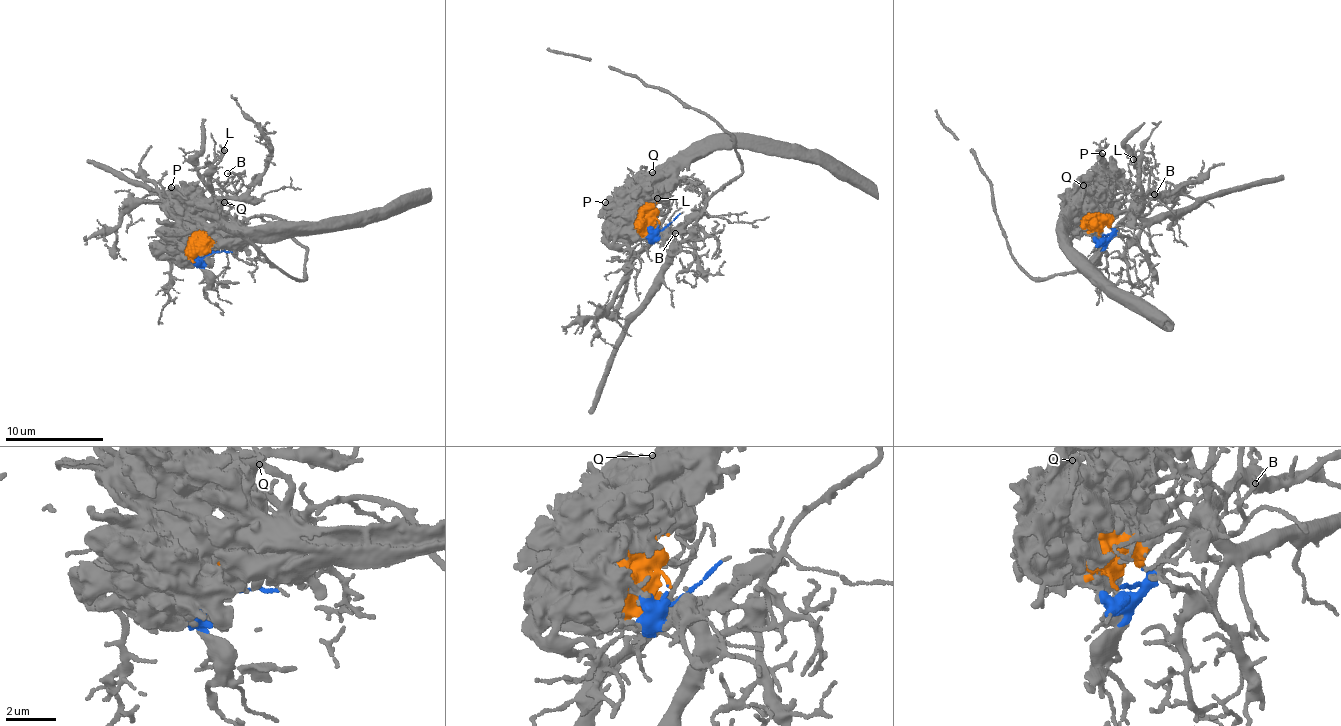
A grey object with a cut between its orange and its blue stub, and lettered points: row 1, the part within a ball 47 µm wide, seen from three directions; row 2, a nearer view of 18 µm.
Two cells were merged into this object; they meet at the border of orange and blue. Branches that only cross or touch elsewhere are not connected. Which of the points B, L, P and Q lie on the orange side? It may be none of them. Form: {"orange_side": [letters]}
{"orange_side": ["P", "Q"]}

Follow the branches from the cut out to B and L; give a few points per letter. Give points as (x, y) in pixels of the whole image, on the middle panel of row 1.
B: (660, 223), (650, 238), (666, 230), (685, 230), (685, 233), (684, 227), (674, 233)
L: (660, 223), (651, 238), (660, 238), (657, 226), (647, 223), (652, 219), (646, 217), (657, 198)

